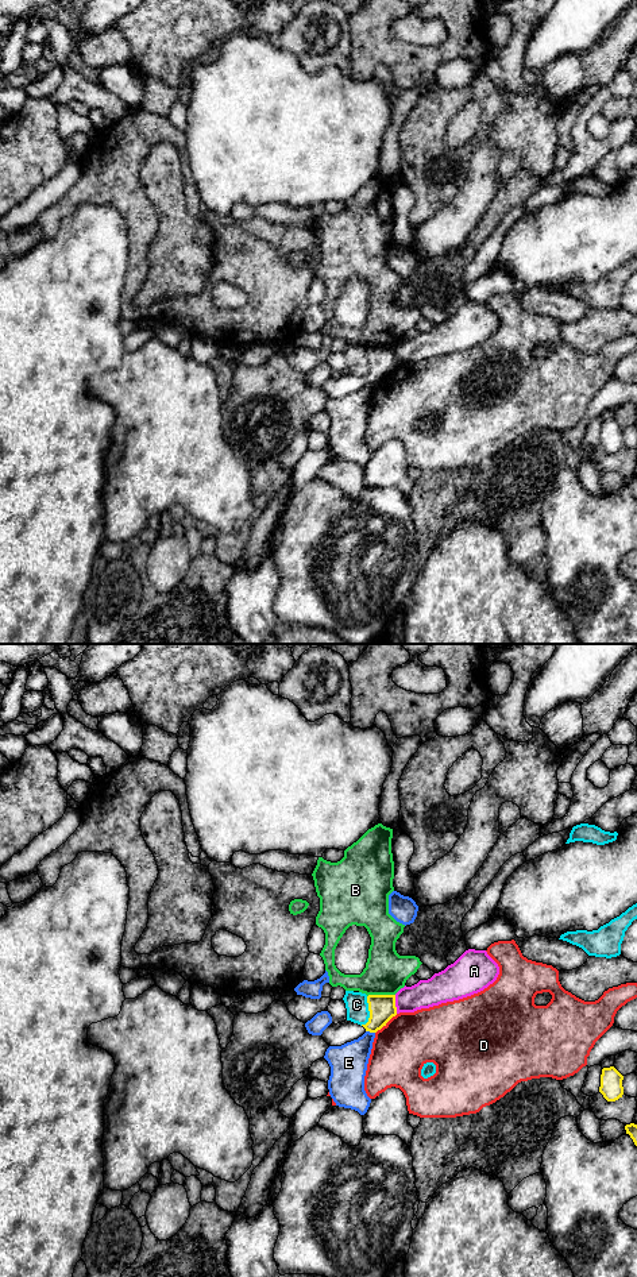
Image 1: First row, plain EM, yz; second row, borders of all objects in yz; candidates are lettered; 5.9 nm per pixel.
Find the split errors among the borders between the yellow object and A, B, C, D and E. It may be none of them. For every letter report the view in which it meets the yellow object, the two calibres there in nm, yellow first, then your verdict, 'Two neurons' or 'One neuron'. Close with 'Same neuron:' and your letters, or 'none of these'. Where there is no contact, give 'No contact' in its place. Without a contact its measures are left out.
A: Touches yellow in yz. Thickness 160 nm (yellow) against 170 nm. Two neurons
B: Touches yellow in yz. Thickness 160 nm (yellow) against 260 nm. Two neurons
C: Touches yellow in yz. Thickness 160 nm (yellow) against 130 nm. Two neurons
D: Touches yellow in yz. Thickness 160 nm (yellow) against 340 nm. Two neurons
E: Touches yellow in yz. Thickness 160 nm (yellow) against 220 nm. Two neurons
Same neuron: none of these

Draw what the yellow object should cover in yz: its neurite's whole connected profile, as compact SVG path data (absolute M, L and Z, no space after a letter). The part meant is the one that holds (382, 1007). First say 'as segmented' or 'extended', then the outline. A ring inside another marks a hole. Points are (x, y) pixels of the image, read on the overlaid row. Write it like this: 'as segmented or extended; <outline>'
as segmented; M368 995L367 996L370 1018L362 1025L366 1031L377 1033L397 1015L395 995Z

